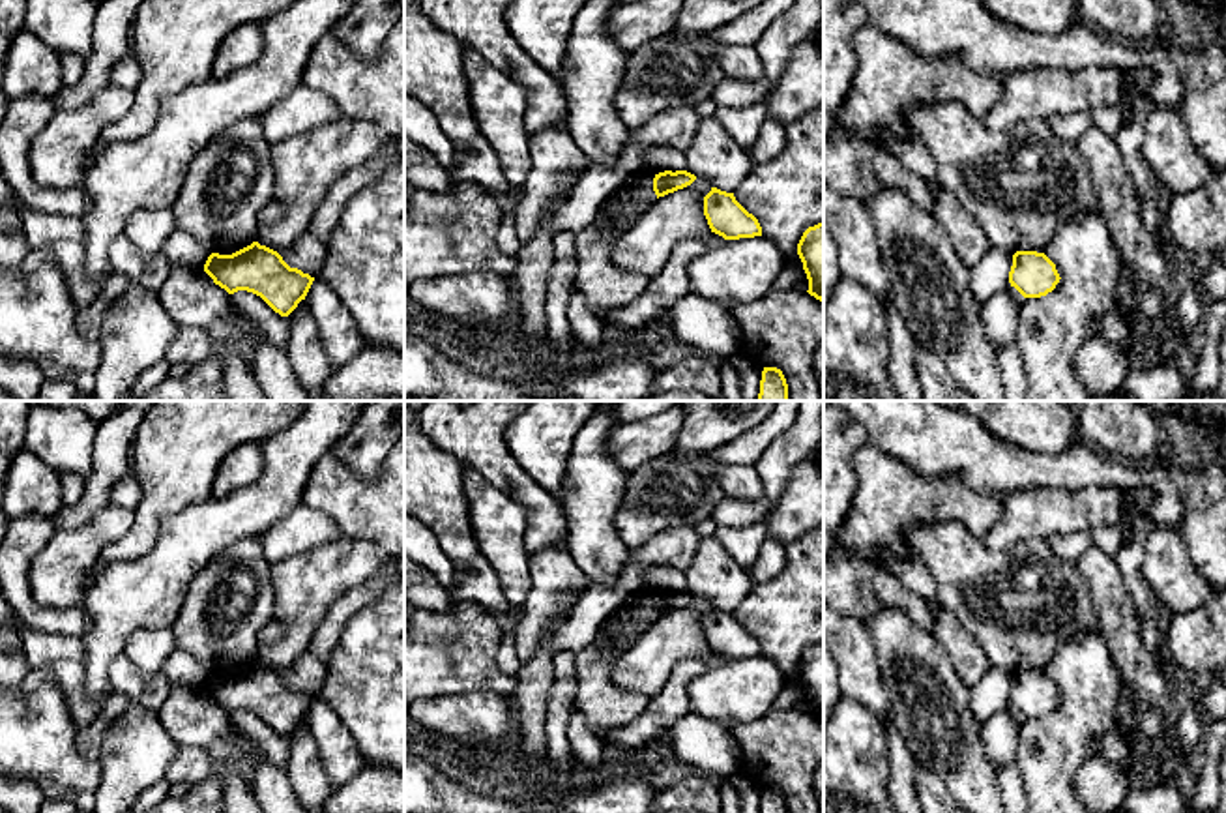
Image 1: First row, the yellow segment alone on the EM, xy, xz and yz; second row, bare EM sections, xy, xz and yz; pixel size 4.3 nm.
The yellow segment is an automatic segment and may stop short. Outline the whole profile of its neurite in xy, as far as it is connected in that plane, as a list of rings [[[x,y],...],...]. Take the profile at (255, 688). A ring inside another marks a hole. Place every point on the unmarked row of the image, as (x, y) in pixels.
[[[256,538],[230,545],[193,577],[170,629],[176,648],[191,654],[212,673],[204,691],[215,704],[228,714],[253,712],[275,732],[288,736],[305,719],[314,697],[290,687],[277,671],[256,661],[260,631],[273,618],[275,607],[270,566]]]

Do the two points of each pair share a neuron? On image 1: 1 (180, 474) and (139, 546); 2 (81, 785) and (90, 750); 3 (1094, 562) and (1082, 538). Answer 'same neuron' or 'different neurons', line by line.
1: same neuron
2: different neurons
3: different neurons

